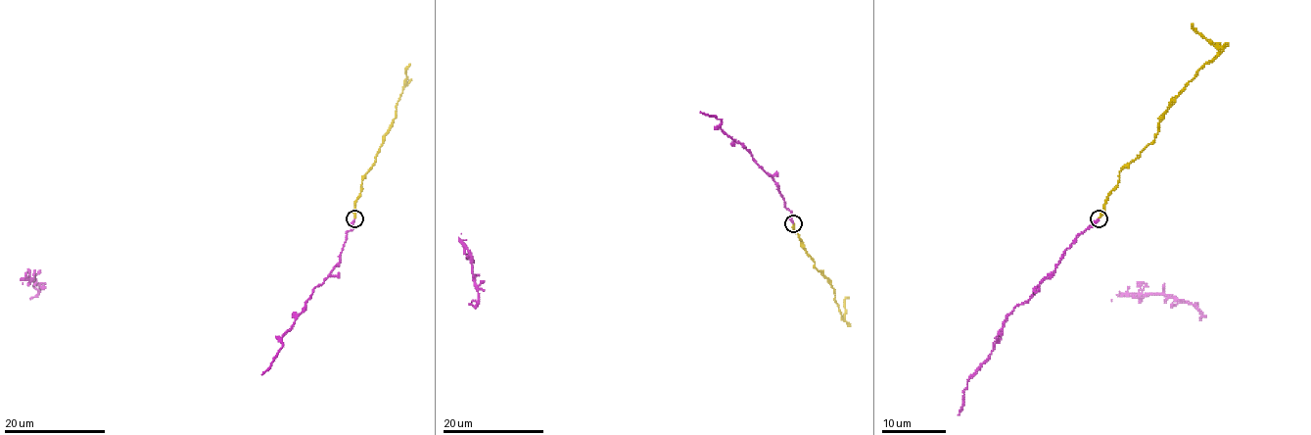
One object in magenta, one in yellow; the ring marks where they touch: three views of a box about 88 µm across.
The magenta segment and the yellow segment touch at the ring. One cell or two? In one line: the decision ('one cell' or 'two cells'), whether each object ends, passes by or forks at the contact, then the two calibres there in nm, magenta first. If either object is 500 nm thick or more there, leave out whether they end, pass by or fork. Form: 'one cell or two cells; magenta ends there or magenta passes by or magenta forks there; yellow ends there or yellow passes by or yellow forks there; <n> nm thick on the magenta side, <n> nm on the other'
one cell; magenta ends there; yellow ends there; 200 nm thick on the magenta side, 220 nm on the other

